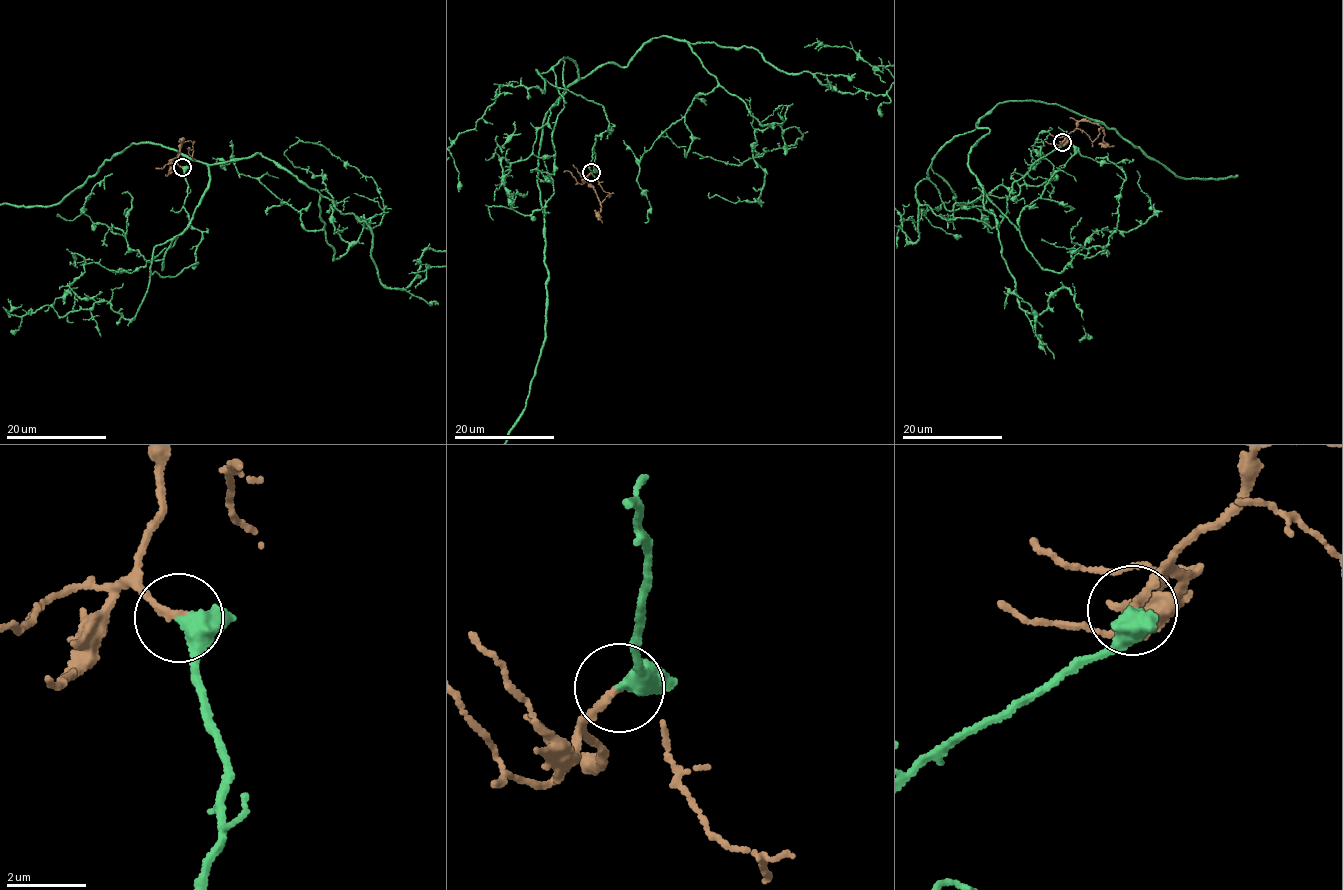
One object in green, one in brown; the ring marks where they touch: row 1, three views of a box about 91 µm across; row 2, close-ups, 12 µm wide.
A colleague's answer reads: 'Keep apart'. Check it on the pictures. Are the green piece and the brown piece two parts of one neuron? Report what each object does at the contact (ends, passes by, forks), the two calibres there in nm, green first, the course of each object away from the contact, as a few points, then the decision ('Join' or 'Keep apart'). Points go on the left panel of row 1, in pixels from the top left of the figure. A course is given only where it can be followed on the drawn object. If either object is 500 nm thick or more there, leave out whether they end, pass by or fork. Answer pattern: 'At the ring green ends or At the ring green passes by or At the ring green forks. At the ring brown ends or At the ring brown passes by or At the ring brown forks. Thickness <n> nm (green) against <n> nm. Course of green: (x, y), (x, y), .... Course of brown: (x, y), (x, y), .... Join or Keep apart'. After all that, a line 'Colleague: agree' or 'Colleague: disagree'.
At the ring green passes by. At the ring brown ends. Thickness 400 nm (green) against 180 nm. Course of green: (182, 167), (202, 241), (163, 277), (209, 181), (175, 149), (24, 206). Course of brown: (182, 167), (176, 159), (182, 139), (193, 143), (192, 156), (188, 153), (189, 148). Join
Colleague: disagree

